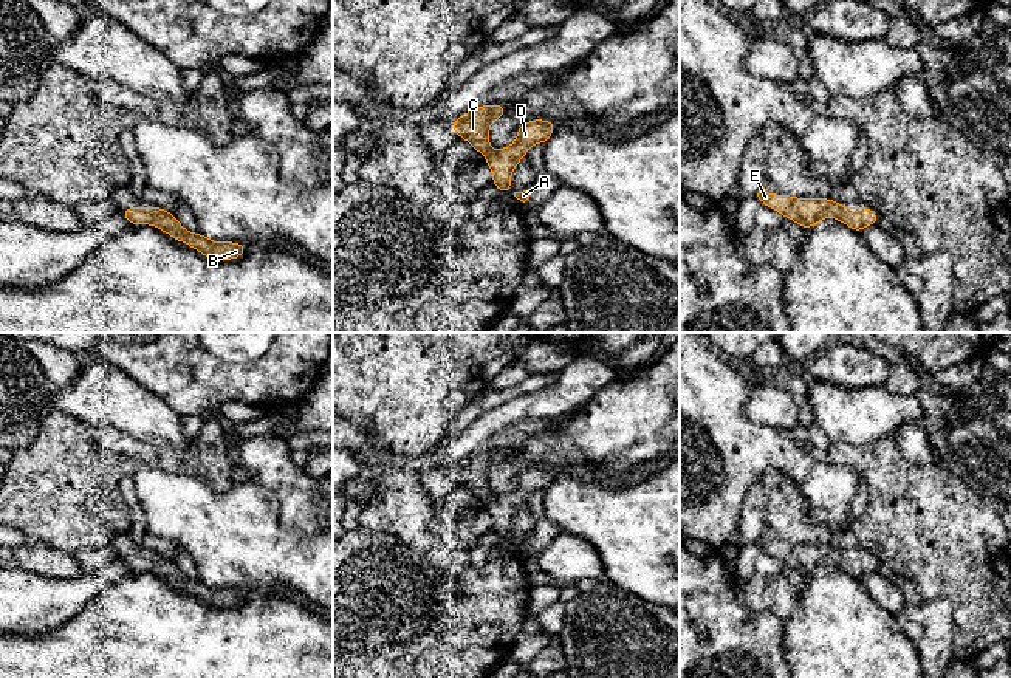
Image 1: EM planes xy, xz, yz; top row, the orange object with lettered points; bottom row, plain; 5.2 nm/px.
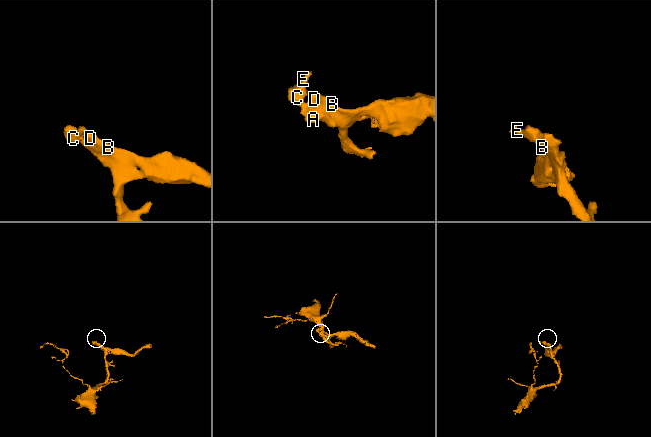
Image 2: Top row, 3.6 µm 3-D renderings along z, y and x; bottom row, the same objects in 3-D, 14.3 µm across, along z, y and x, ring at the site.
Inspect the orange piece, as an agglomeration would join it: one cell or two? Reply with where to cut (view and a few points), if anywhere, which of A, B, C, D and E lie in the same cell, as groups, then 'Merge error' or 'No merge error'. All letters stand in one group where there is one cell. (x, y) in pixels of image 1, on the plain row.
No split. Groups: A B C D E. No merge error

